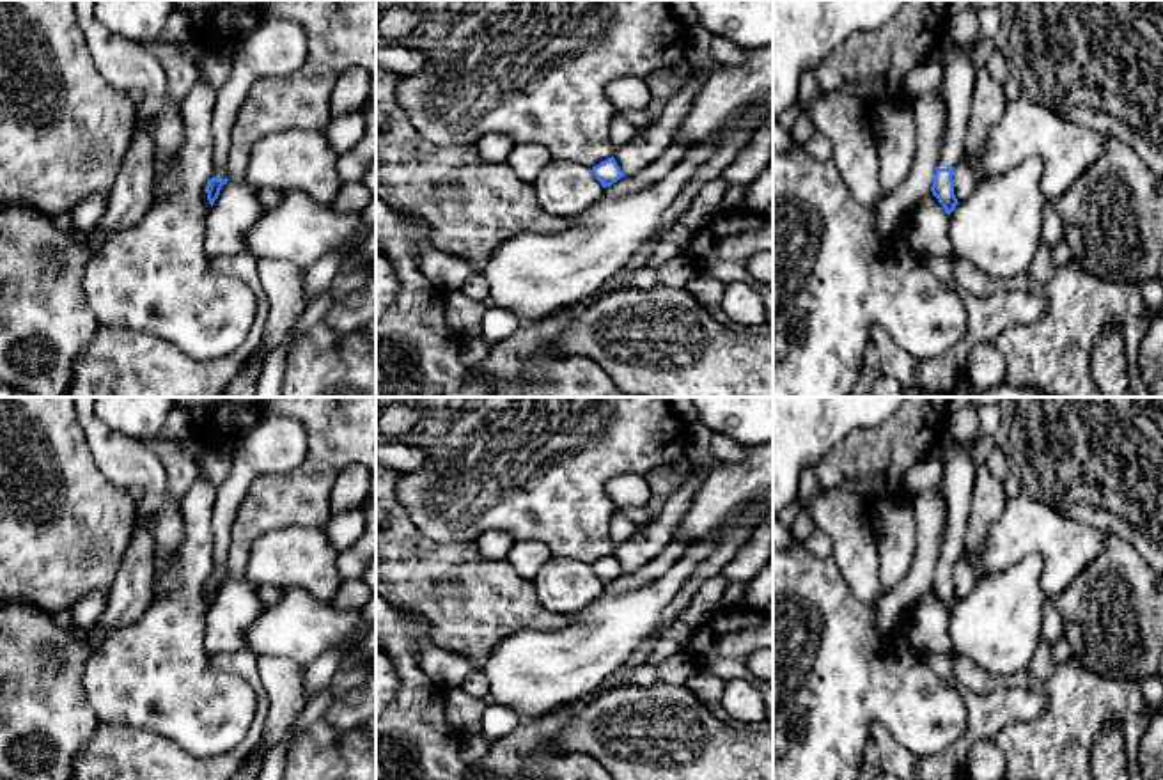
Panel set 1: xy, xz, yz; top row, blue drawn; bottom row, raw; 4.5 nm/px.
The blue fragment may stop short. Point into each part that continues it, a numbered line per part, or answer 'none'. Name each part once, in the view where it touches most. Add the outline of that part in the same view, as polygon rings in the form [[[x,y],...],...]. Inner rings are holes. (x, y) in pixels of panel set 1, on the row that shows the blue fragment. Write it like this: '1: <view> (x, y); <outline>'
1: yz (956, 59); [[[945,37],[936,50],[943,67],[945,133],[936,168],[954,168],[966,152],[964,136],[972,113],[975,67],[972,46]]]

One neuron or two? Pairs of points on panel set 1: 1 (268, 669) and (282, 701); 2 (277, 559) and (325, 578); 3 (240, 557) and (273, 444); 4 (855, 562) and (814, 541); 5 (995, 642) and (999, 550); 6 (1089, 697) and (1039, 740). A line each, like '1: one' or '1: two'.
1: one
2: one
3: two
4: two
5: two
6: one

